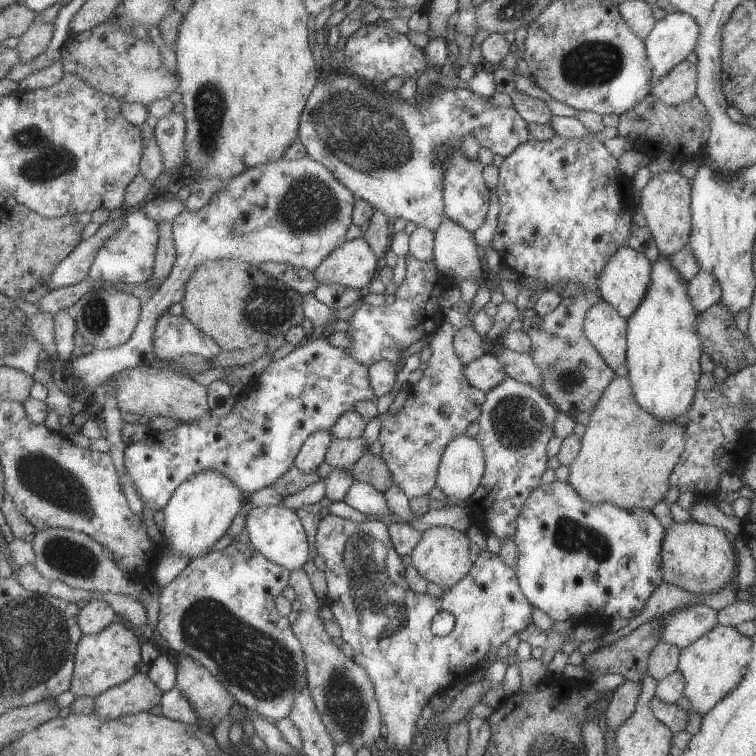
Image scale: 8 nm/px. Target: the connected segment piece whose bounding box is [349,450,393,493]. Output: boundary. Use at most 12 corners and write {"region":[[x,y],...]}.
{"region":[[368,450],[351,464],[354,480],[382,493],[393,483],[381,457]]}

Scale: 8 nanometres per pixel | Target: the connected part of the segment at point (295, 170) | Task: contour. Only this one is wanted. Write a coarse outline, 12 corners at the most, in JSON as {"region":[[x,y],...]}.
{"region":[[307,156],[246,168],[172,218],[173,266],[129,340],[65,363],[90,392],[150,365],[204,260],[312,272],[354,194]]}

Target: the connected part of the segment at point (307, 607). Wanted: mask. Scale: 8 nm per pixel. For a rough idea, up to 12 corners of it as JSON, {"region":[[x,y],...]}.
{"region":[[302,568],[290,627],[306,686],[335,745],[374,751],[383,726],[371,679],[333,645]]}

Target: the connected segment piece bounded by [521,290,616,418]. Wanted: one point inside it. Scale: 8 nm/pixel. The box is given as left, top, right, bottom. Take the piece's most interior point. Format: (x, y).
(573, 374)

